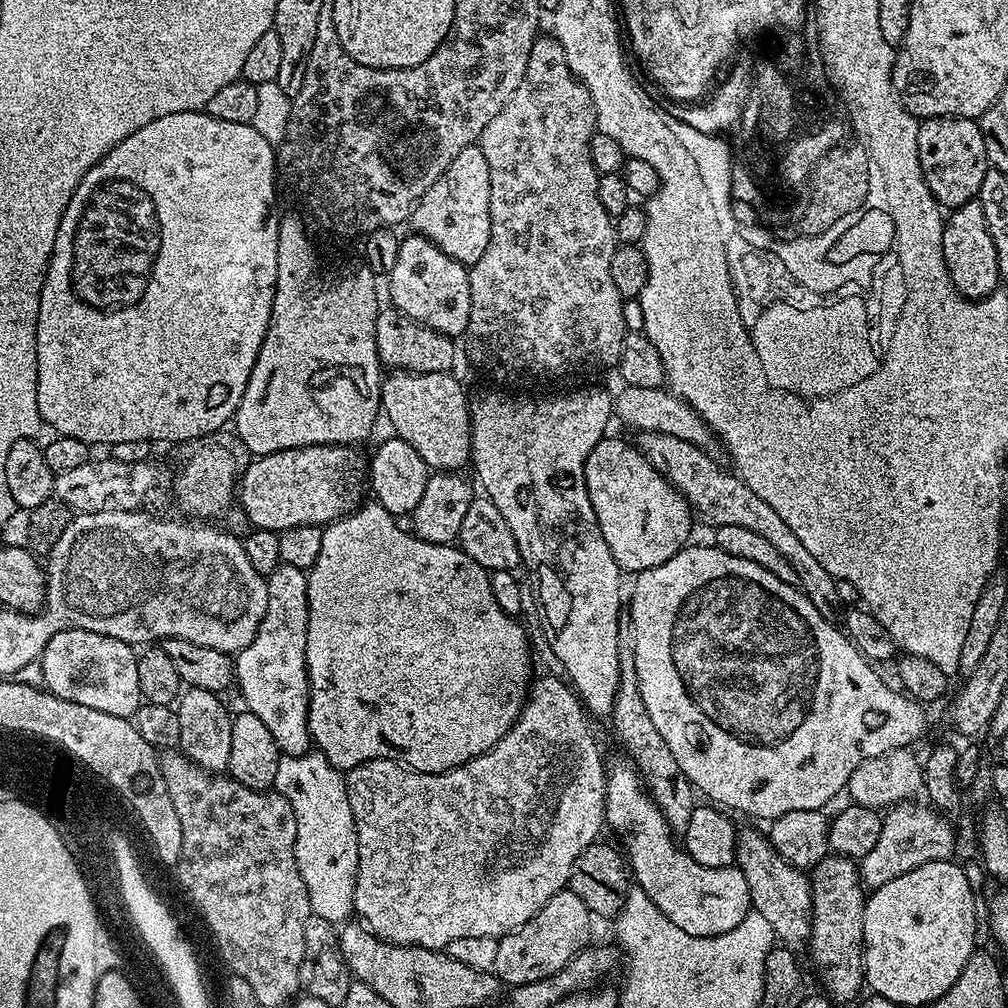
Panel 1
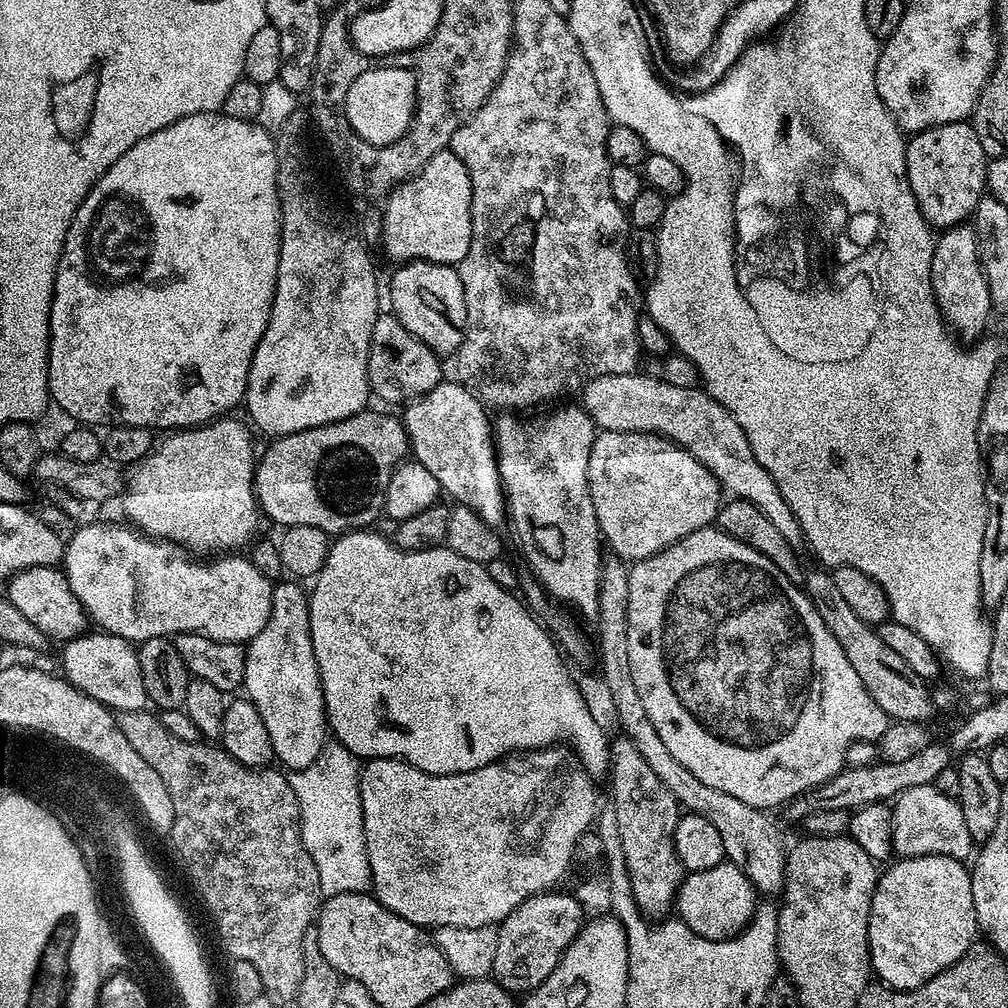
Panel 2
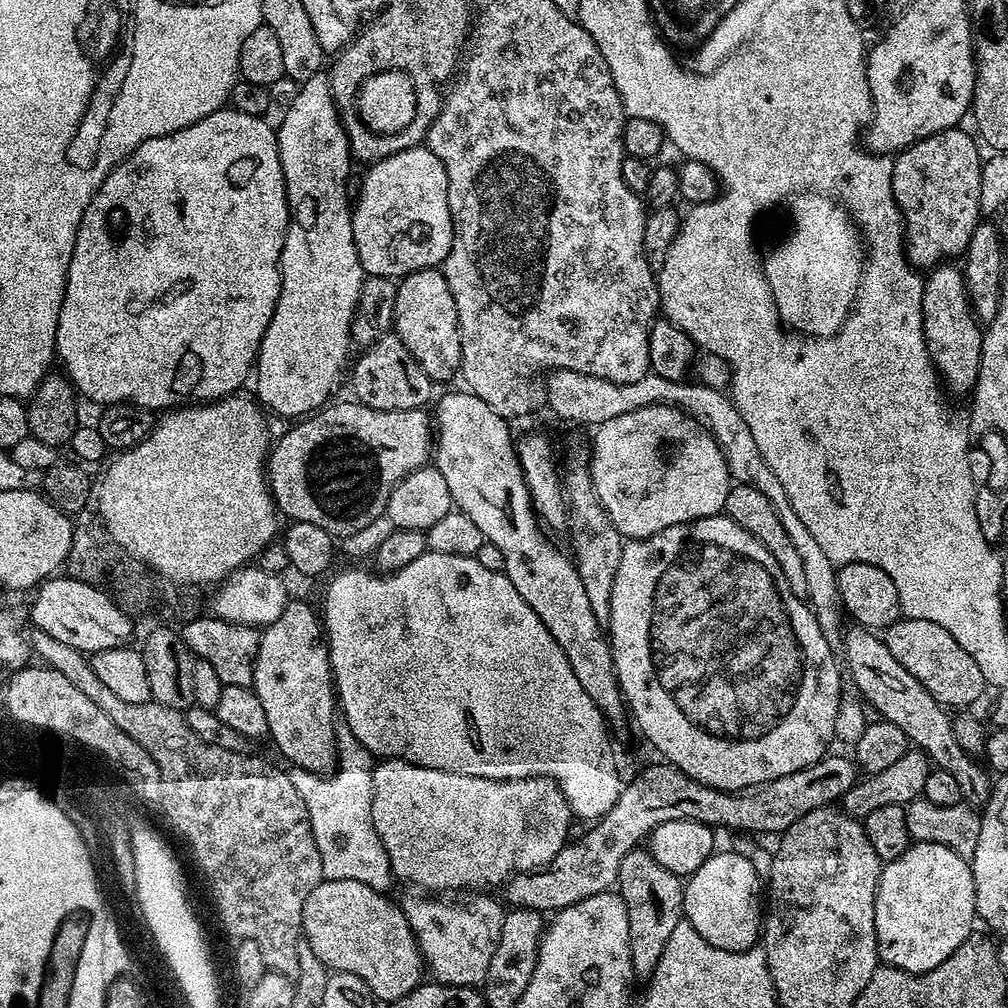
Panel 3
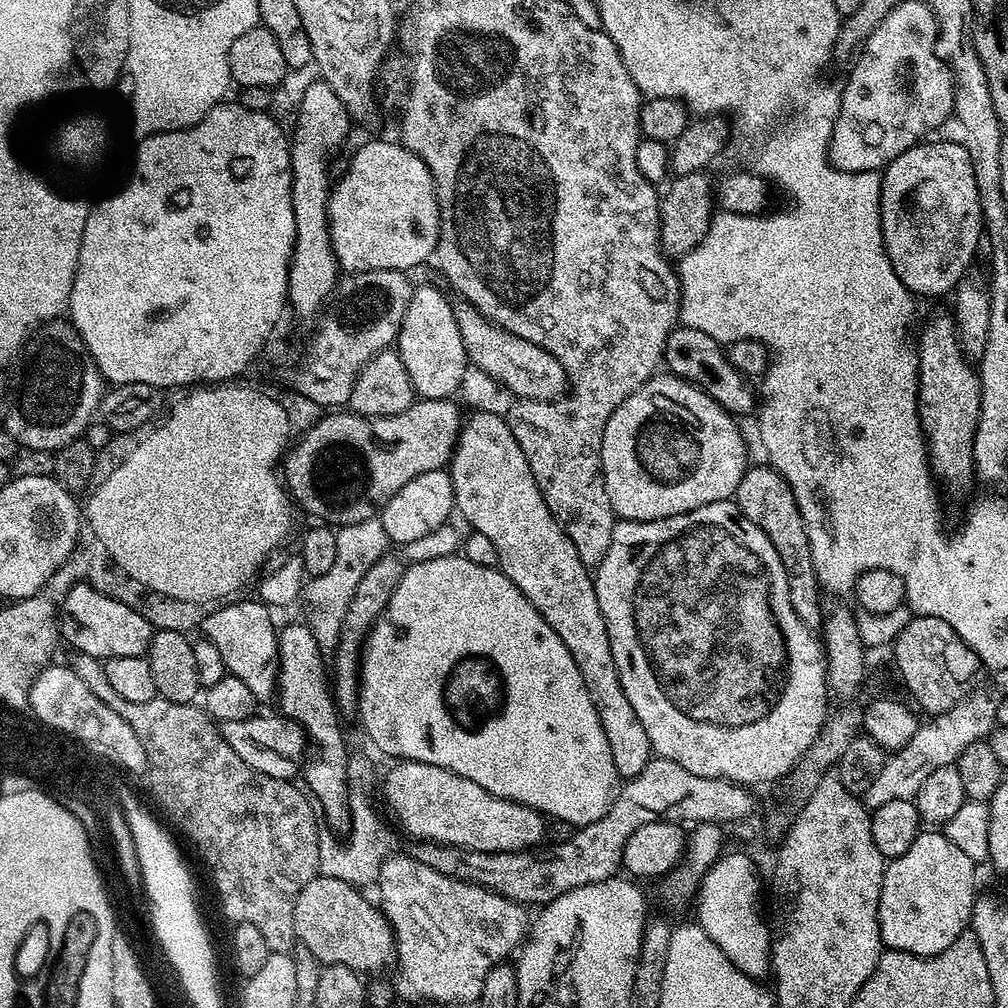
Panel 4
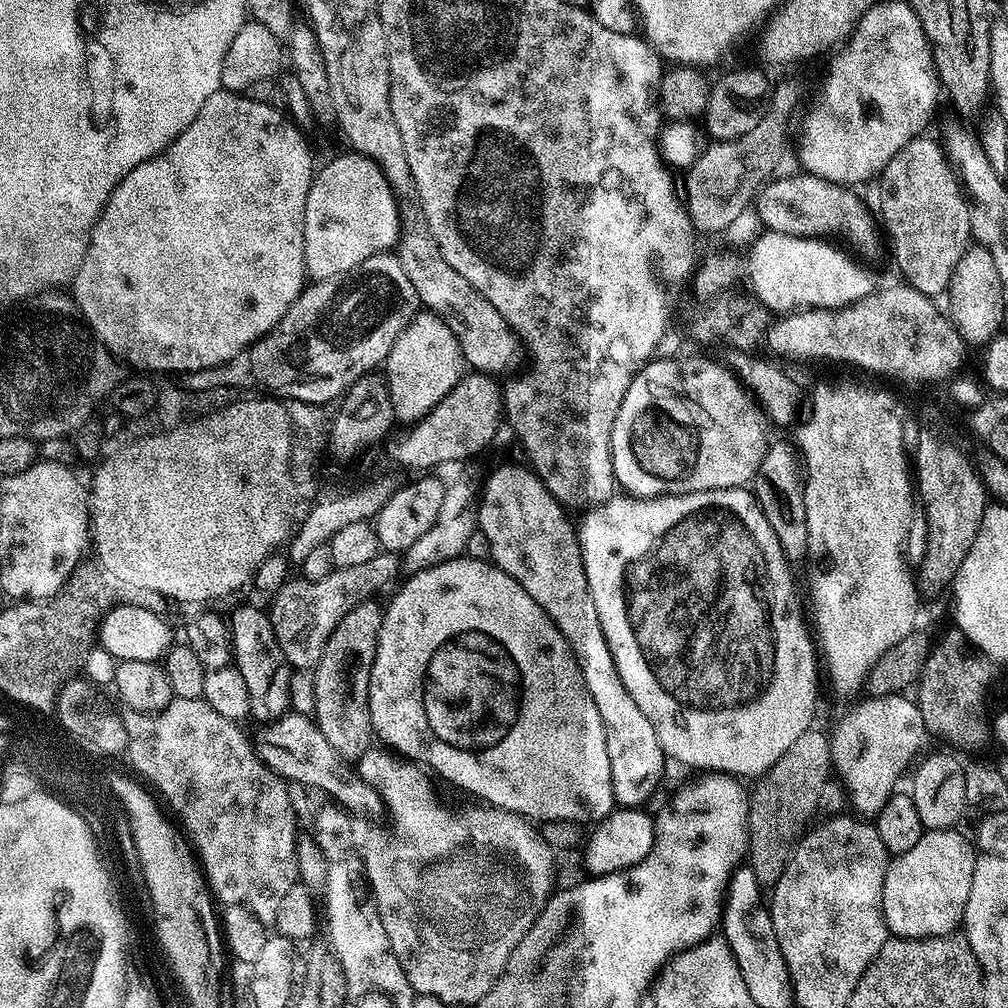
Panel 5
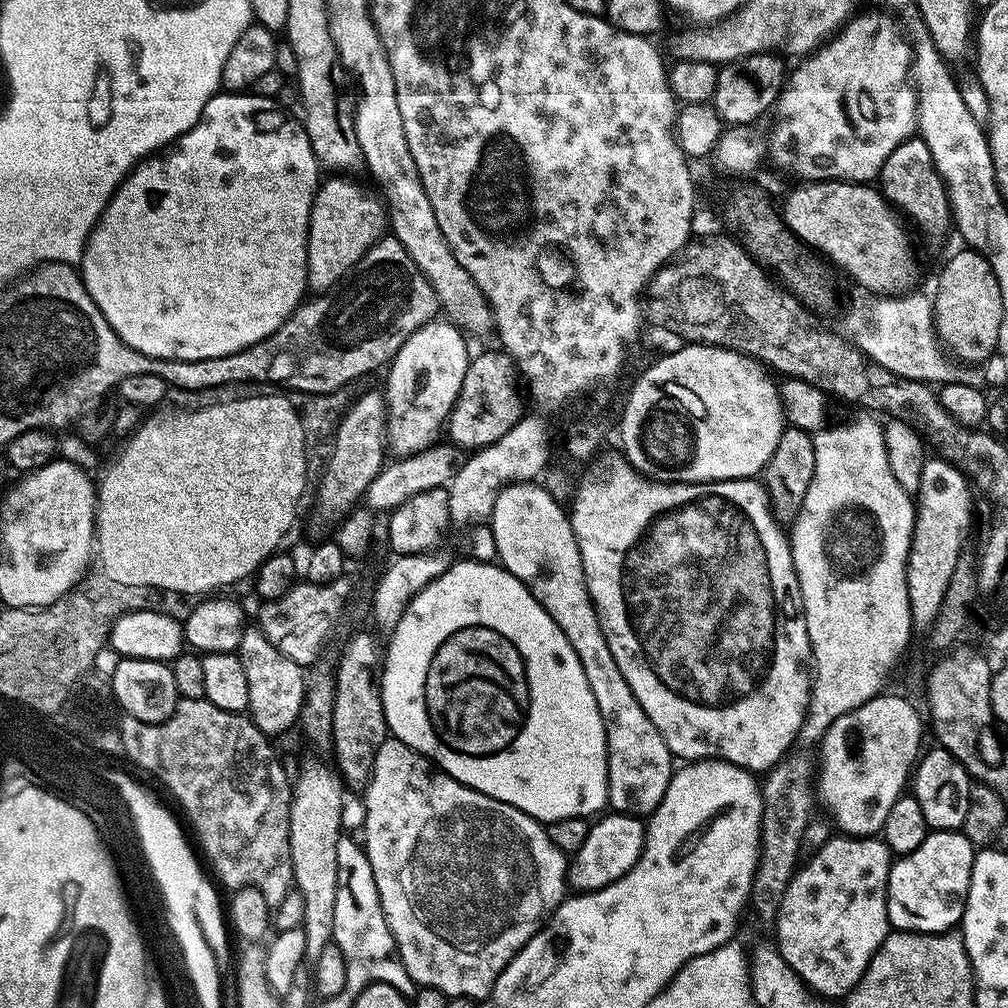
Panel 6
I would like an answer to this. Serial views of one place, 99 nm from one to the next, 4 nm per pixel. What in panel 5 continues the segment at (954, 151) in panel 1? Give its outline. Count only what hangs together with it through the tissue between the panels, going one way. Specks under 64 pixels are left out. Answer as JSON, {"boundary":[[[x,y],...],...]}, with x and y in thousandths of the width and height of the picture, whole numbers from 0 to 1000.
{"boundary":[[[921,133],[908,135],[877,167],[871,176],[873,183],[873,218],[877,221],[877,230],[881,233],[881,246],[885,249],[885,258],[891,269],[897,273],[896,281],[924,296],[936,295],[943,283],[944,273],[957,248],[964,238],[960,196],[956,184],[940,152],[932,142],[929,143]]]}

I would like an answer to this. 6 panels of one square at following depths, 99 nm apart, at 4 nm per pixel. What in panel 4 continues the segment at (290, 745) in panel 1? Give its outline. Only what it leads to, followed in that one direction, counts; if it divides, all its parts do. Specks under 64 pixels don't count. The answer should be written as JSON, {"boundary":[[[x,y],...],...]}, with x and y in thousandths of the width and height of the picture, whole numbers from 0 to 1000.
{"boundary":[[[304,618],[286,619],[283,623],[281,620],[277,624],[277,628],[277,705],[286,713],[296,716],[302,721],[302,728],[312,743],[312,749],[300,763],[300,774],[306,777],[305,785],[308,787],[309,793],[315,799],[320,816],[322,818],[325,816],[331,824],[337,825],[333,827],[341,827],[344,826],[349,816],[349,803],[345,801],[347,745],[345,746],[345,738],[341,735],[341,722],[337,719],[338,707],[334,703],[333,695],[329,692],[327,667],[319,648],[315,645],[312,630]]]}

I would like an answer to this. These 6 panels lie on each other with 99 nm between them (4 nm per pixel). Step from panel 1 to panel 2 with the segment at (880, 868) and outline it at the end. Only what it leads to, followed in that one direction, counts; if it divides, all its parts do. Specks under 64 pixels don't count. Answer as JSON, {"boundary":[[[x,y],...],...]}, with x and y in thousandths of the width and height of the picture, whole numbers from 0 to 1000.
{"boundary":[[[928,777],[903,780],[888,791],[885,803],[885,844],[893,851],[941,849],[956,855],[965,848],[966,834],[958,823],[951,793],[935,788]]]}

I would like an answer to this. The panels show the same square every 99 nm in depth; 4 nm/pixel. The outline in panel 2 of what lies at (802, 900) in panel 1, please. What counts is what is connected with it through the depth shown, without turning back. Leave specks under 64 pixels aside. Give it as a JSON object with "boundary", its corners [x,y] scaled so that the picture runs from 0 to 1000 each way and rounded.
{"boundary":[[[603,550],[598,553],[595,564],[595,584],[593,585],[593,605],[589,612],[591,623],[595,626],[595,647],[593,643],[595,667],[599,670],[600,685],[607,689],[607,702],[615,712],[616,720],[619,721],[616,722],[618,729],[623,730],[625,736],[629,736],[629,740],[633,740],[633,748],[637,748],[637,752],[641,752],[642,758],[645,759],[645,764],[649,764],[649,768],[653,768],[653,772],[657,772],[657,776],[669,788],[676,803],[692,808],[704,814],[707,819],[712,819],[712,828],[716,831],[721,856],[727,857],[732,863],[736,863],[736,867],[740,867],[740,871],[755,890],[766,891],[769,885],[770,888],[777,886],[778,864],[780,863],[782,846],[773,819],[762,811],[765,809],[759,803],[740,800],[740,796],[728,792],[728,788],[716,788],[716,784],[708,784],[708,780],[700,780],[700,776],[692,776],[692,772],[688,772],[688,768],[685,768],[685,764],[681,764],[681,760],[677,760],[677,756],[673,756],[669,752],[669,748],[665,748],[665,744],[661,744],[657,732],[653,732],[653,724],[649,724],[649,720],[641,708],[641,700],[637,700],[637,692],[633,692],[633,684],[629,681],[629,672],[625,670],[625,653],[621,646],[623,590],[625,589],[623,564],[624,561],[610,550]]]}

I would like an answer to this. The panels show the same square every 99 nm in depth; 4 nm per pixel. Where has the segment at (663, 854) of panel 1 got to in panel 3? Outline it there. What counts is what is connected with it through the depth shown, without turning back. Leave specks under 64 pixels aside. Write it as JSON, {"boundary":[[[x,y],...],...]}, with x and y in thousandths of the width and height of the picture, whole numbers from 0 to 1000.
{"boundary":[[[711,843],[704,851],[700,851],[700,855],[696,855],[696,859],[692,859],[692,863],[688,863],[688,867],[682,870],[679,879],[679,913],[685,919],[688,919],[688,923],[692,923],[692,927],[696,927],[696,931],[700,931],[700,935],[704,935],[704,938],[712,938],[712,942],[739,944],[742,940],[751,939],[756,929],[756,869],[755,866],[754,869],[750,866],[745,851],[737,849],[734,845],[717,845],[717,843]]]}

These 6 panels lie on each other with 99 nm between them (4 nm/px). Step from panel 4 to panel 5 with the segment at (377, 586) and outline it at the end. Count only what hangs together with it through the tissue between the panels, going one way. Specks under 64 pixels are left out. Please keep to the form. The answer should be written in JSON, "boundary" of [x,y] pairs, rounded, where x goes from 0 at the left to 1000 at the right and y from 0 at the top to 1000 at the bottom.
{"boundary":[[[373,593],[360,595],[342,609],[339,617],[335,617],[335,621],[331,623],[331,629],[323,637],[323,645],[319,645],[319,653],[312,664],[313,719],[317,721],[319,728],[323,728],[327,740],[331,740],[331,744],[335,744],[335,748],[339,748],[346,756],[356,755],[371,738],[367,708],[367,677],[382,608],[375,596]]]}

